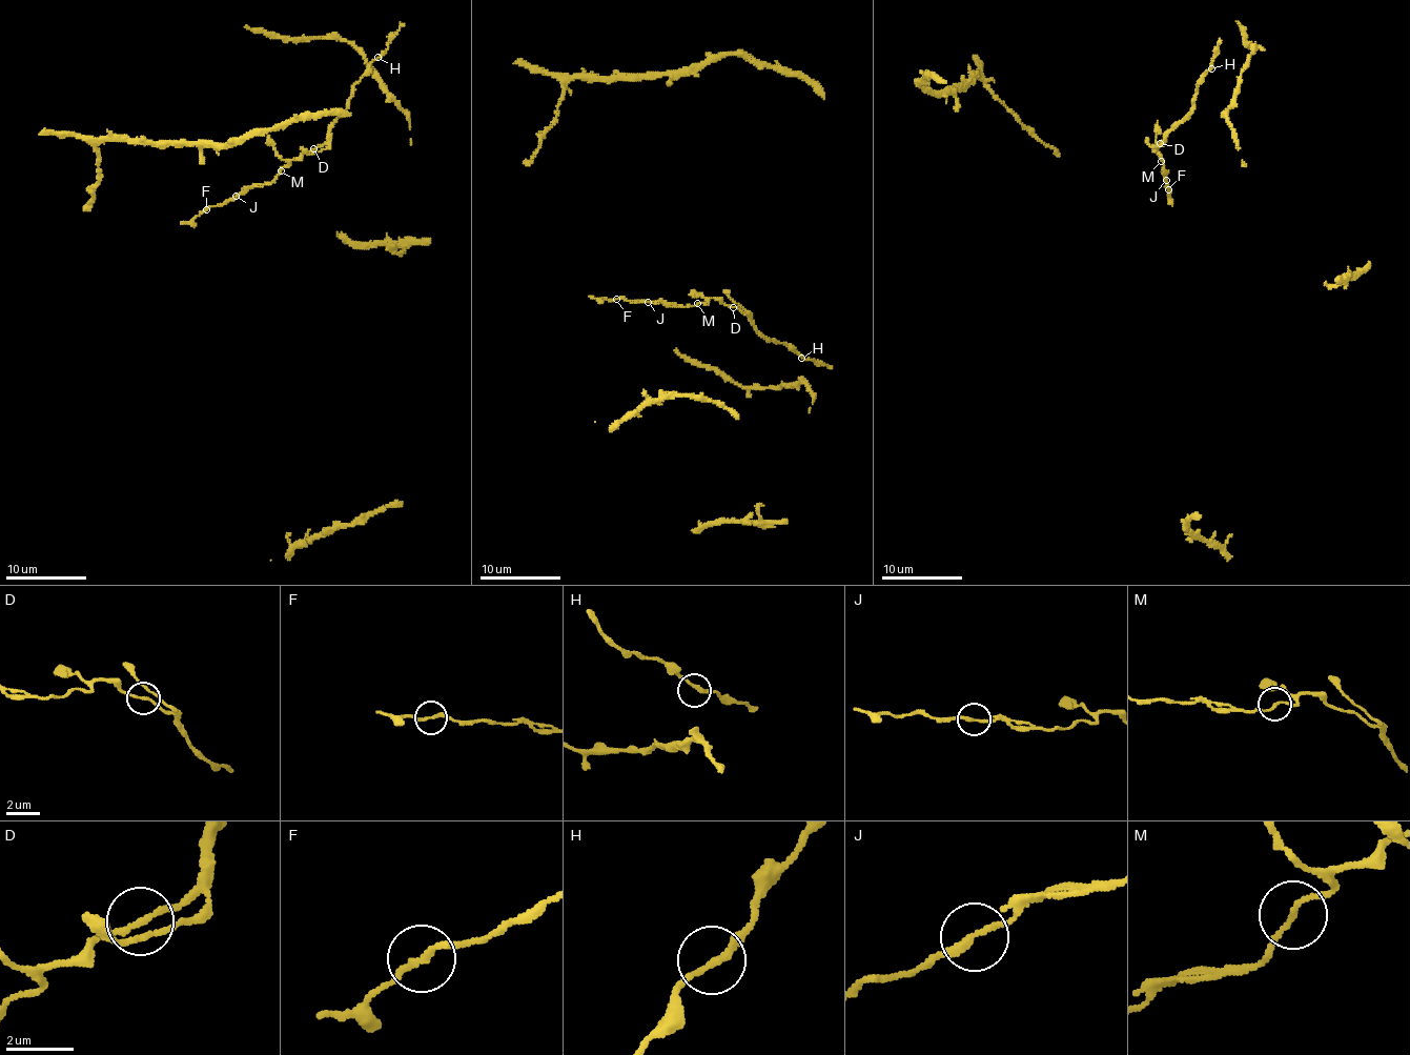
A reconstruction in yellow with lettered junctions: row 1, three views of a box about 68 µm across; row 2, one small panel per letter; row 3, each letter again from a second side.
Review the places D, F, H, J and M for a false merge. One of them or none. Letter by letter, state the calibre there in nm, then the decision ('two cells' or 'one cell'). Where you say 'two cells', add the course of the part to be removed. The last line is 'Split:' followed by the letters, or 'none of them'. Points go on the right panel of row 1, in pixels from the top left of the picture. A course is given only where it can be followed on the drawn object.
D: calibre 160 nm; one cell
F: calibre 190 nm; one cell
H: calibre 200 nm; one cell
J: calibre 200 nm; one cell
M: calibre 140 nm; one cell
Split: none of them

